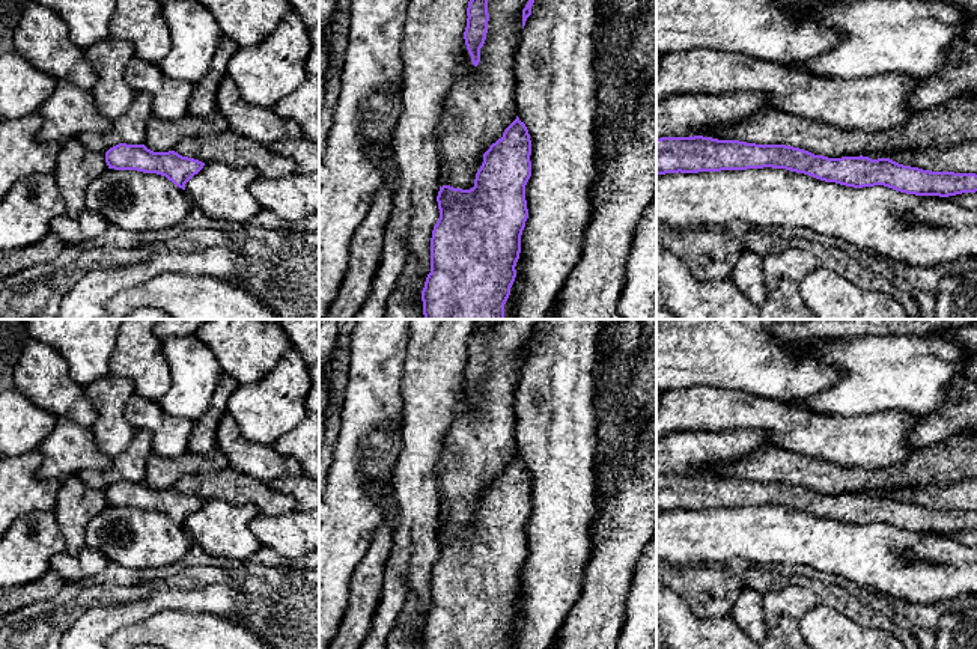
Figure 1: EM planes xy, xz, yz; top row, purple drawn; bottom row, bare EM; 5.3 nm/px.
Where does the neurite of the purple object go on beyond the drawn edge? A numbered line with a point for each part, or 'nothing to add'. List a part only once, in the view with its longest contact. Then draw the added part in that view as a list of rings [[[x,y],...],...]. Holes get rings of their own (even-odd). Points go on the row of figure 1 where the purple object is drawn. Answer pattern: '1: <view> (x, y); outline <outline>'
nothing to add

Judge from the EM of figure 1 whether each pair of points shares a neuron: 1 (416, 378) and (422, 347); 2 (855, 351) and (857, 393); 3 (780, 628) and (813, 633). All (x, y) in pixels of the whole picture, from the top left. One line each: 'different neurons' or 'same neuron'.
1: same neuron
2: same neuron
3: different neurons

